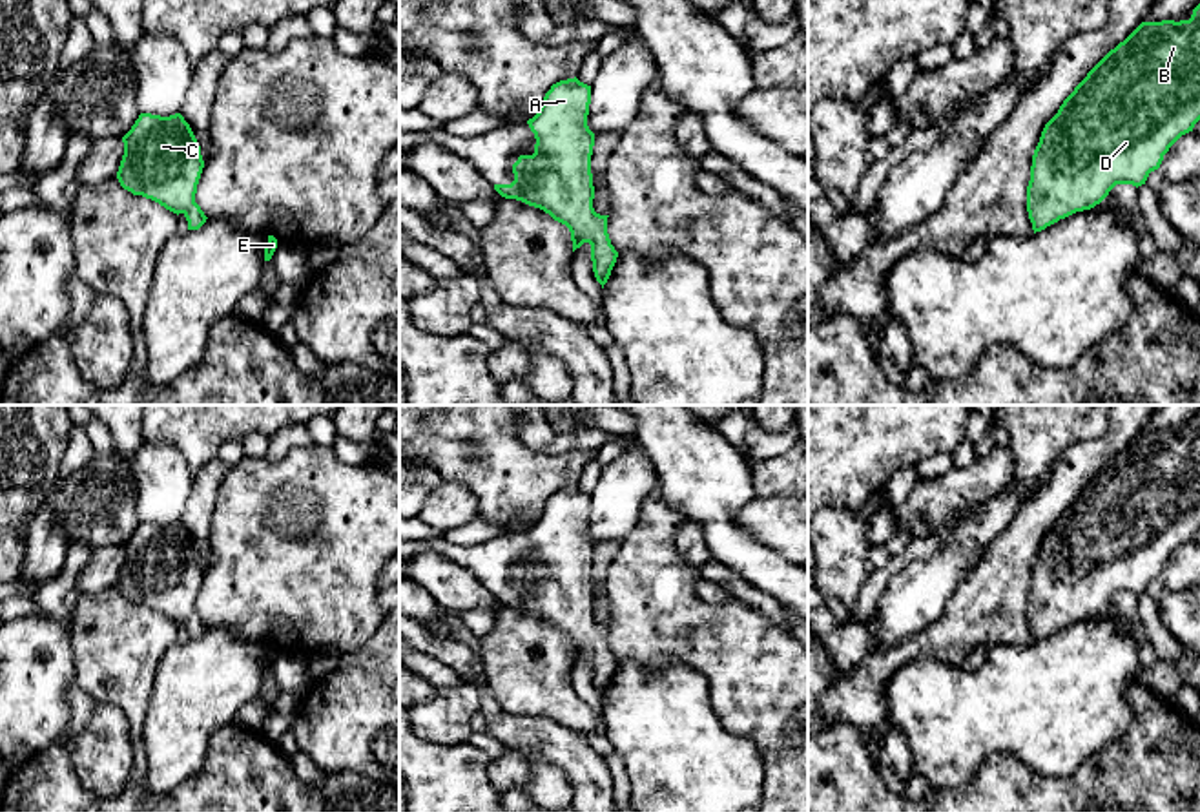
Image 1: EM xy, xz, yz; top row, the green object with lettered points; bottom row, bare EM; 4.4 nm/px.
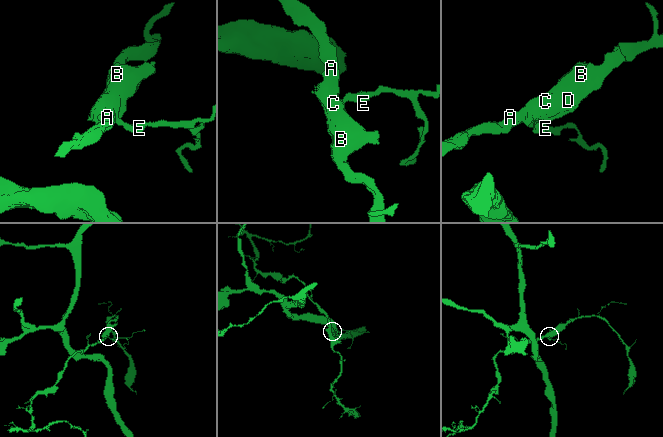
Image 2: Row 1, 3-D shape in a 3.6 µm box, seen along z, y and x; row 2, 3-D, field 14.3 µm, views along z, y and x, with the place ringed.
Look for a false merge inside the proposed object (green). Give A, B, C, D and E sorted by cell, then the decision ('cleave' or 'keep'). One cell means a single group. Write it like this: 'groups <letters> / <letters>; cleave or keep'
groups A B C D E; keep

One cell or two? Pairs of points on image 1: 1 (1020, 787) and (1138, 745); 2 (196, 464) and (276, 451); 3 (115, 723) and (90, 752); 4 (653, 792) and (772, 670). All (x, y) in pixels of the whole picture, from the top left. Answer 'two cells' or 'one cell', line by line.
1: one cell
2: two cells
3: one cell
4: two cells

